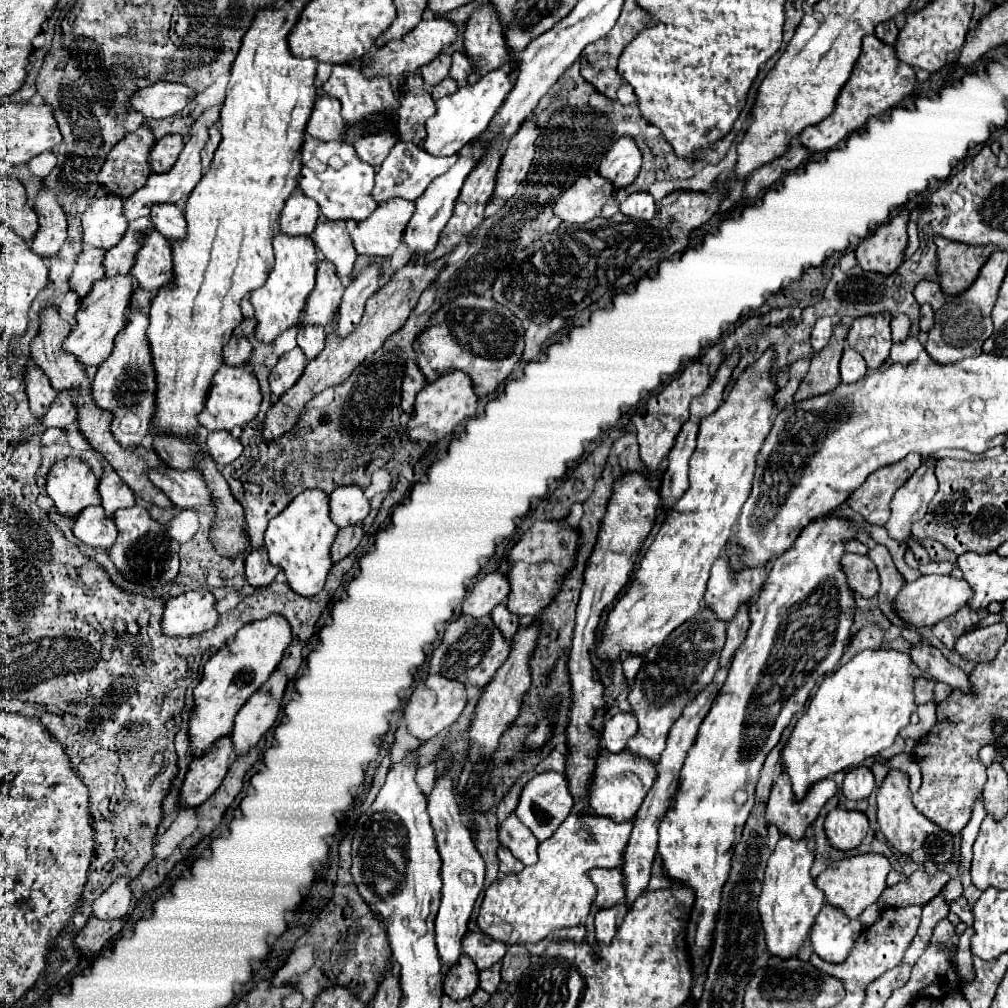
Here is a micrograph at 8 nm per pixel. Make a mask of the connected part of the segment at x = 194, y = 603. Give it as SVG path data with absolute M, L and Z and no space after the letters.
M193 590L169 598L163 606L161 630L171 638L185 638L211 630L219 616L215 612L215 598L207 590Z

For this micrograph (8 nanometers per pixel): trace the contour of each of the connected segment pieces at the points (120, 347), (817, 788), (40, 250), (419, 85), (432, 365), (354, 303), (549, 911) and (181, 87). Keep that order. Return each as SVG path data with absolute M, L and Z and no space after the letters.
M129 312L127 326L117 334L111 356L99 366L93 380L93 402L113 414L111 434L123 446L139 446L149 432L149 414L153 414L153 368L149 366L149 342L147 342L149 316L143 312Z
M781 770L781 774L777 776L777 780L775 780L773 788L771 788L769 800L767 800L767 824L775 824L783 834L789 834L793 840L799 840L799 838L805 836L805 830L809 828L809 824L817 818L817 814L823 808L823 804L829 798L833 798L835 794L837 794L837 786L835 786L833 778L825 778L821 782L815 782L809 788L809 794L805 794L803 800L797 800L793 796L793 788L791 788L787 770Z
M41 188L35 196L35 212L39 216L39 232L31 242L31 250L49 260L61 252L67 240L67 216L51 190Z
M411 74L405 82L405 94L399 96L399 138L411 144L421 144L425 138L425 120L435 114L435 100L425 90L421 74Z
M469 294L459 296L449 304L443 304L443 308L433 316L431 326L419 334L417 346L421 370L417 368L415 360L409 360L403 380L401 408L407 414L413 412L415 396L423 390L427 382L433 382L453 370L463 370L465 374L469 374L479 396L495 392L497 386L511 374L515 362L525 350L525 328L523 322L505 306L497 304L495 300Z
M369 266L365 268L347 288L339 306L339 322L335 328L335 336L345 338L349 336L357 324L361 322L365 302L377 292L379 288L379 268Z
M569 814L567 820L557 828L557 832L543 840L539 844L539 862L533 866L525 866L523 872L519 874L505 874L497 878L487 890L485 898L481 902L477 926L481 928L483 934L491 936L497 942L503 942L507 946L511 944L537 944L543 938L547 938L551 932L559 928L573 928L579 926L581 920L587 918L595 886L587 878L587 872L591 868L617 868L623 862L623 850L627 846L631 834L631 822L625 824L615 824L613 820L607 820L603 816L593 816L589 818L577 818L577 814Z
M157 82L141 88L129 102L129 110L143 112L147 118L167 118L181 112L195 100L195 90L183 82Z

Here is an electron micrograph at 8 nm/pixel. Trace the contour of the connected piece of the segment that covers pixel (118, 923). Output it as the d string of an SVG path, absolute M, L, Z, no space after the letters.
M89 918L89 922L85 924L85 928L77 934L75 938L75 946L83 952L99 952L121 928L123 928L125 920L99 920L99 918Z

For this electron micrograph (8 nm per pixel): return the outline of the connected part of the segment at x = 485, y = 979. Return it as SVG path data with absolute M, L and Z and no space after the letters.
M497 962L497 966L491 966L489 970L479 972L479 988L483 988L485 992L495 994L499 982L501 982L501 962Z

